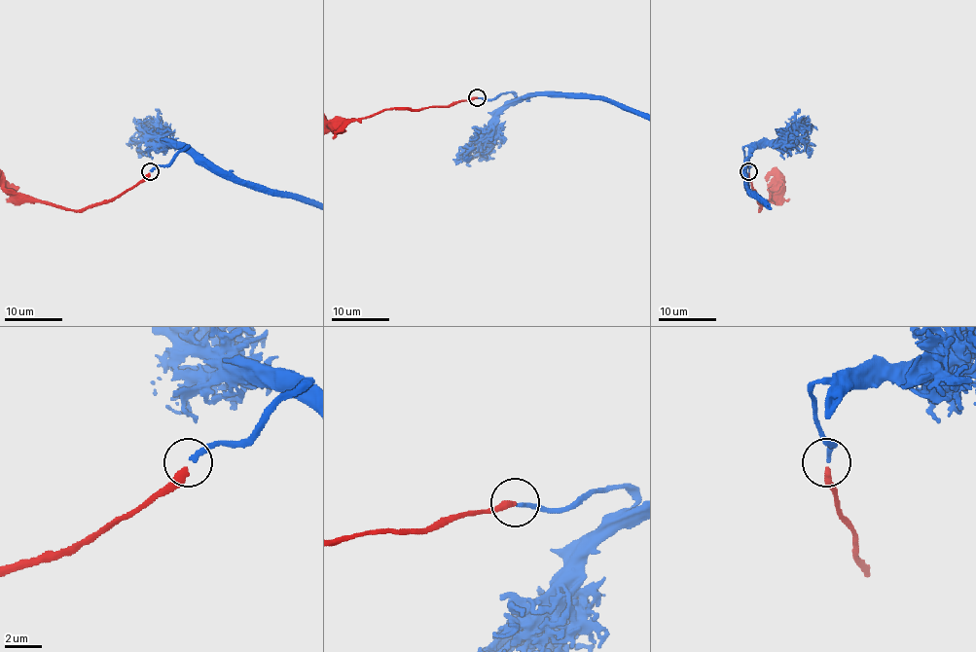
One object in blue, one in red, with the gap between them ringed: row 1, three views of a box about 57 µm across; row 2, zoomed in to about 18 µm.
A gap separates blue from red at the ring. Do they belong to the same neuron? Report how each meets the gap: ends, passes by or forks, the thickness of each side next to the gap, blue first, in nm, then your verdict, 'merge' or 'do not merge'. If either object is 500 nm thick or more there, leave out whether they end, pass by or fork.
blue ends | red ends | 280/380 nm | merge

